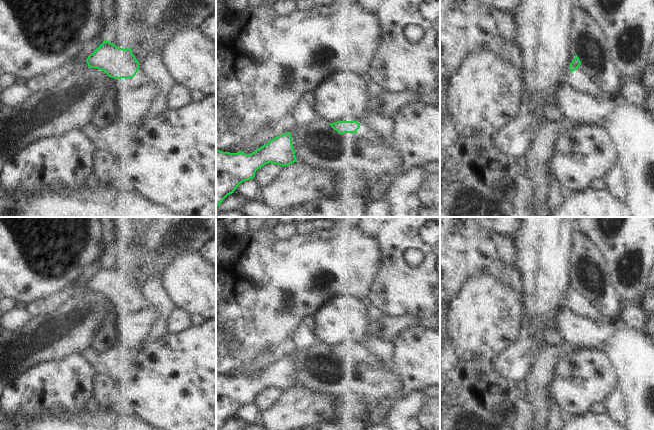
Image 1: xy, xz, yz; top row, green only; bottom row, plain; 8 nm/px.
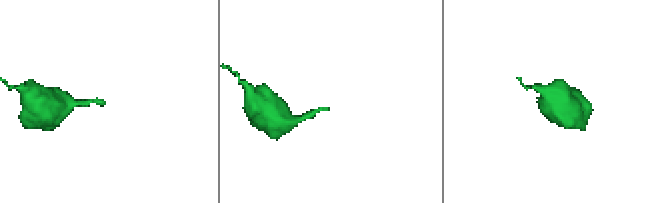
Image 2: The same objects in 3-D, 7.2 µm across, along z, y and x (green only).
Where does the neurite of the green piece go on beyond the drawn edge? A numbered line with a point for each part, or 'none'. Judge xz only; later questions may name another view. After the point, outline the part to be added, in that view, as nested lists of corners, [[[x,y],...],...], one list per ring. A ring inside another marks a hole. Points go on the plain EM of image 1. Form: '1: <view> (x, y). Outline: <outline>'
1: xz (370, 363). Outline: [[[365,348],[360,349],[360,352],[357,354],[356,358],[363,369],[369,374],[373,374],[377,370],[384,369],[386,367],[386,364],[383,361]]]

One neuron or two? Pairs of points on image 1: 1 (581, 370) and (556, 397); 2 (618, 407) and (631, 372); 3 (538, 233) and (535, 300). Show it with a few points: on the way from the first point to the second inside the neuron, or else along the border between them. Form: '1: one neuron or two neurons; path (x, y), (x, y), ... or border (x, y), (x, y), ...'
1: one neuron; path (576, 377), (563, 390)
2: two neurons; border (618, 381), (635, 397), (626, 400), (626, 409)
3: one neuron; path (538, 250), (538, 283)

